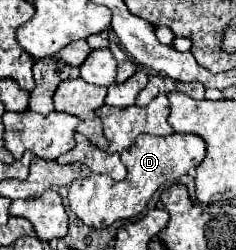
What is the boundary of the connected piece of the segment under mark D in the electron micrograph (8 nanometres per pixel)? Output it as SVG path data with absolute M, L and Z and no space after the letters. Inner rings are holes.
M141 134L129 146L129 150L121 152L121 160L127 166L127 178L121 182L111 180L105 174L91 174L87 178L77 178L69 186L69 204L71 210L93 228L107 228L117 220L131 220L141 214L155 194L155 190L163 184L175 182L179 176L187 174L191 168L199 166L205 158L205 140L197 134L171 134L171 136L151 136Z

